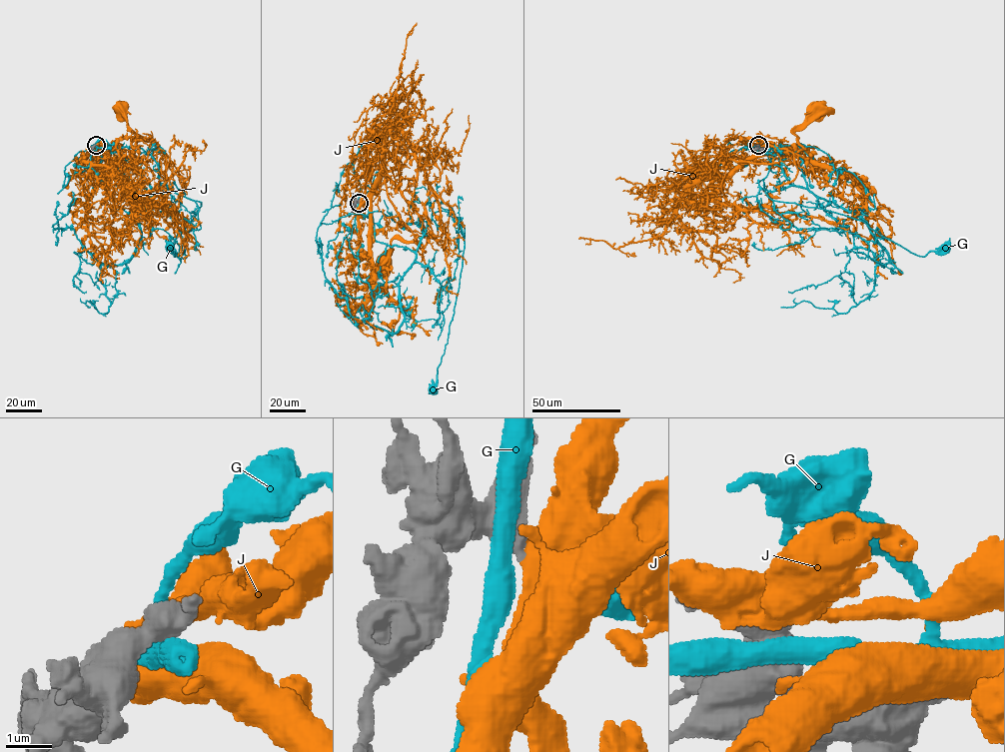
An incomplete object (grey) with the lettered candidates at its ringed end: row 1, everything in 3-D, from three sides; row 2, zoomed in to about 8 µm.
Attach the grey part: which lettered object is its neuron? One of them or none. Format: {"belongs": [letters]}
{"belongs": ["J"]}

